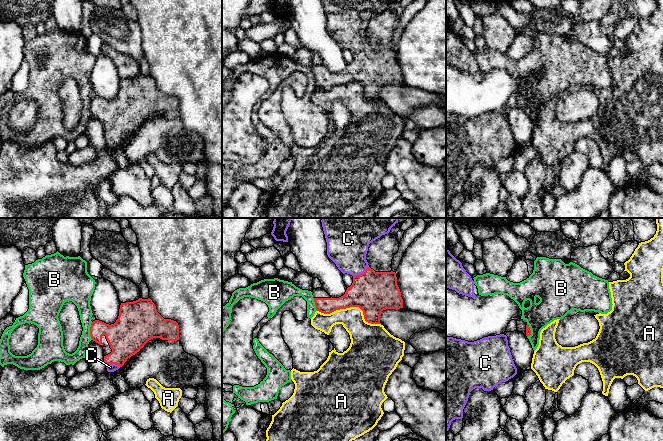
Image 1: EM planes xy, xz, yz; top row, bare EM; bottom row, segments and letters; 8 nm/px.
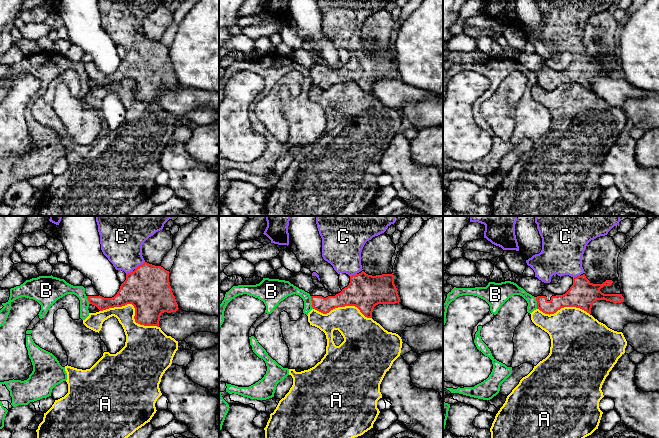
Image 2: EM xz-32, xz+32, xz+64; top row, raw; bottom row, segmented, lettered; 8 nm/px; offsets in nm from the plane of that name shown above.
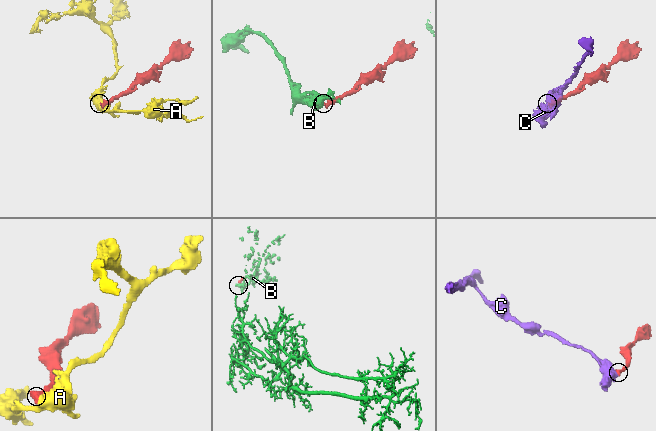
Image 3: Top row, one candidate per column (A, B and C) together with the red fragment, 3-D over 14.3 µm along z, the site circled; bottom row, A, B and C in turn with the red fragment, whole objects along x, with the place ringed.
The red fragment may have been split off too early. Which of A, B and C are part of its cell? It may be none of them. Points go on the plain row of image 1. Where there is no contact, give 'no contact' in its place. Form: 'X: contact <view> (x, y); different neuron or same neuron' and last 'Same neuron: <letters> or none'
A: contact xz (352, 82); different neuron
B: contact xy (90, 107); different neuron
C: contact xz (362, 49); same neuron
Same neuron: C

